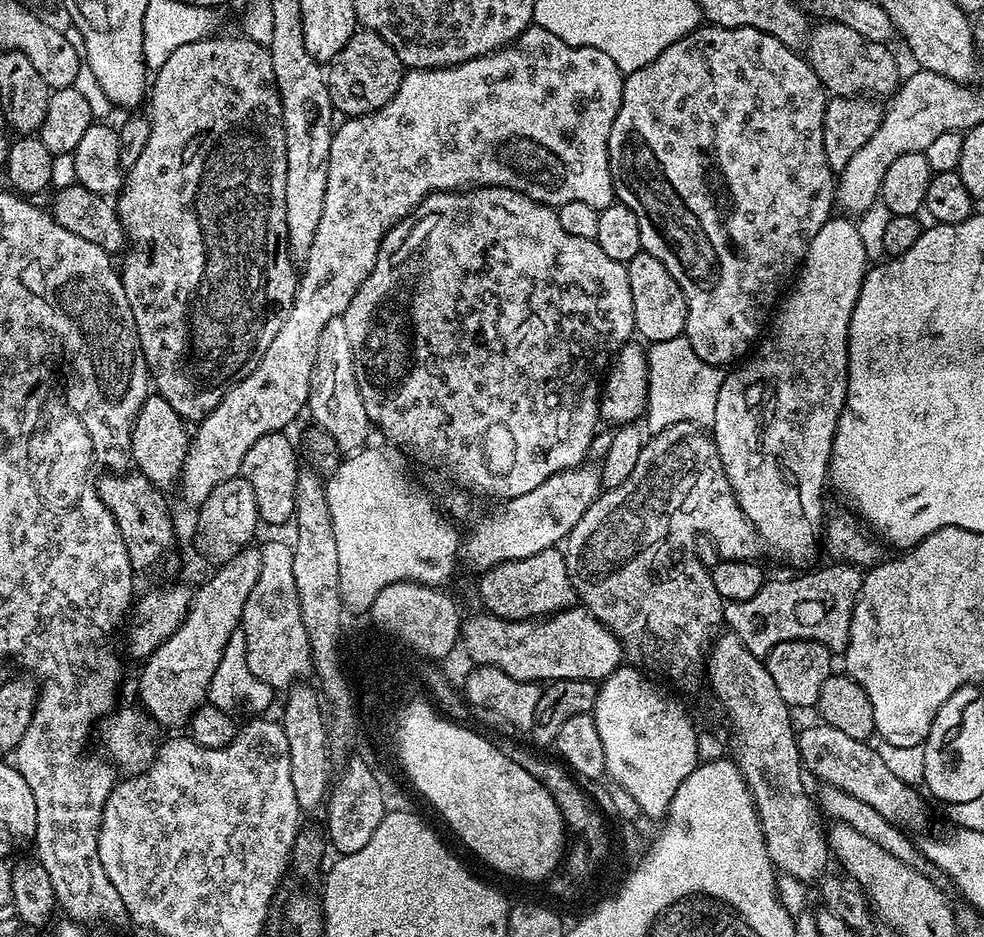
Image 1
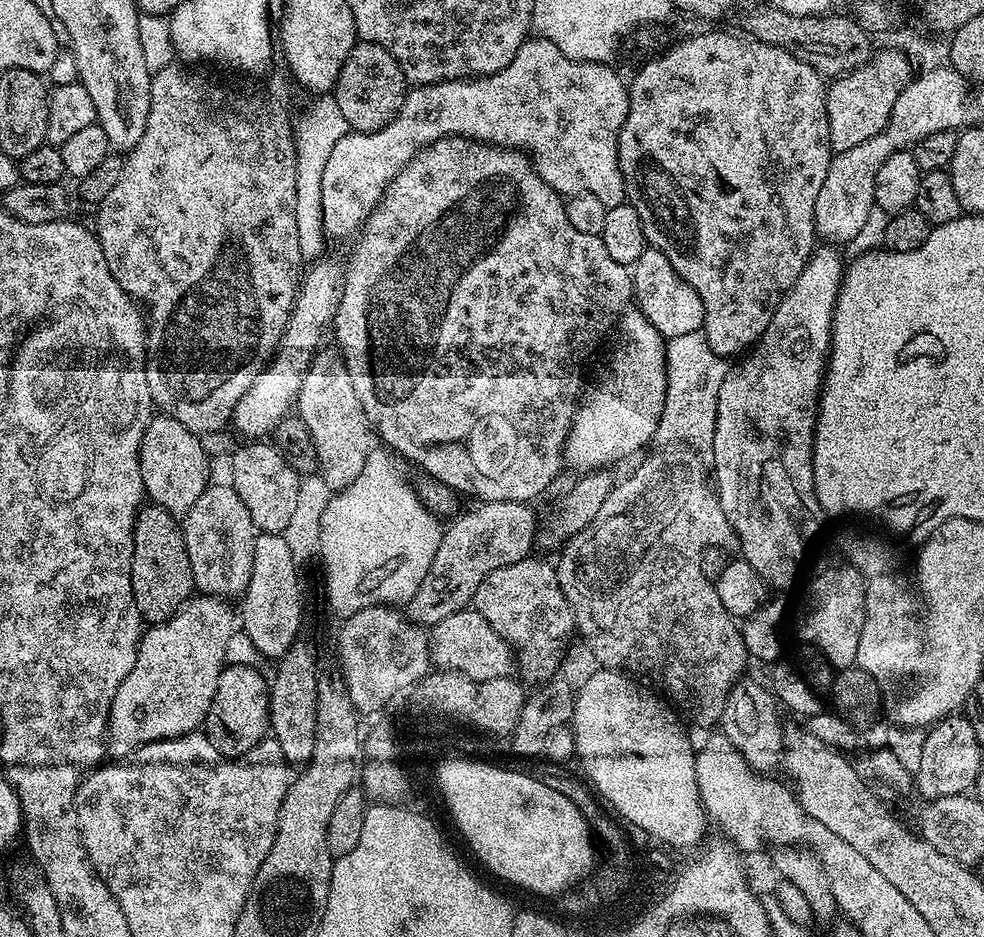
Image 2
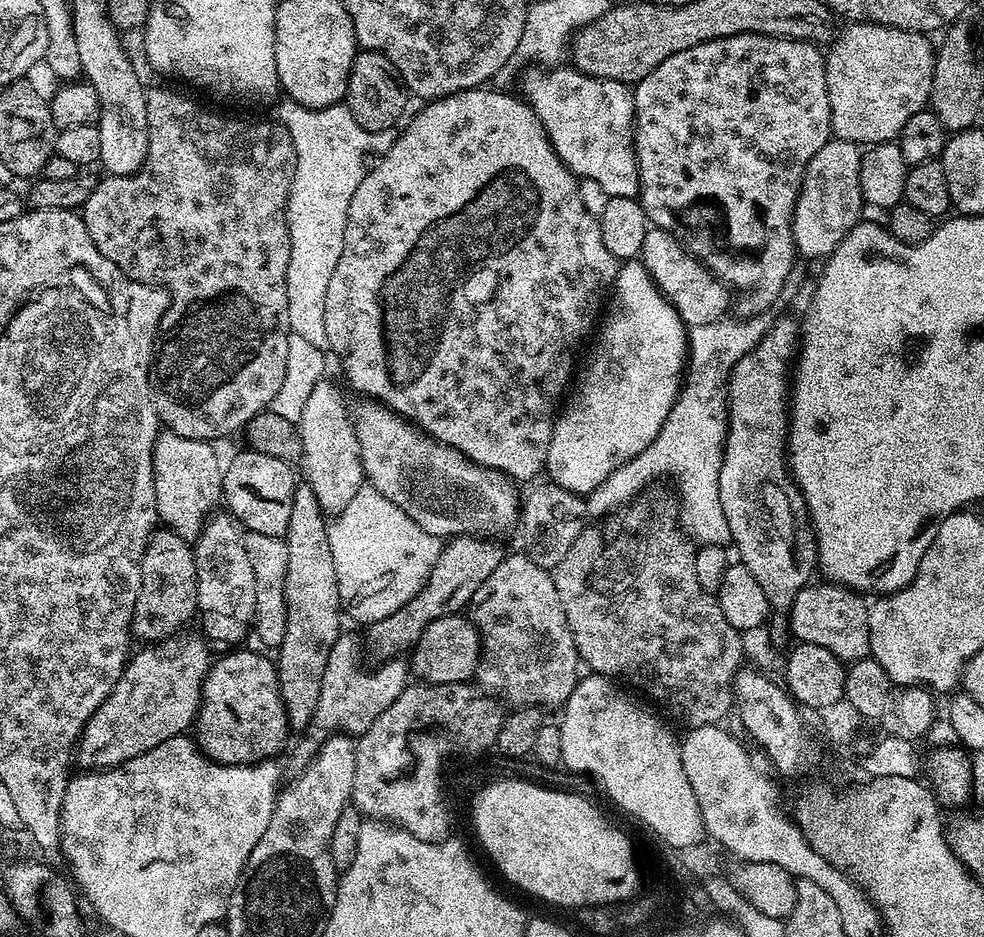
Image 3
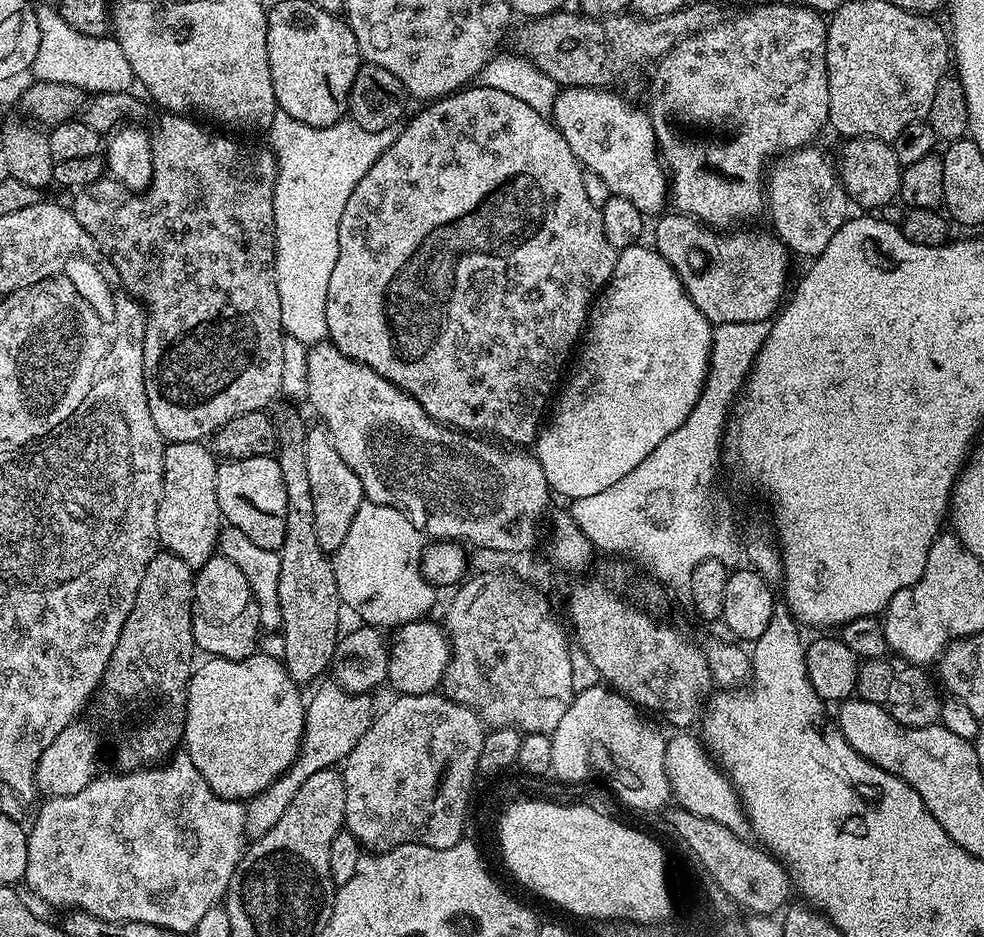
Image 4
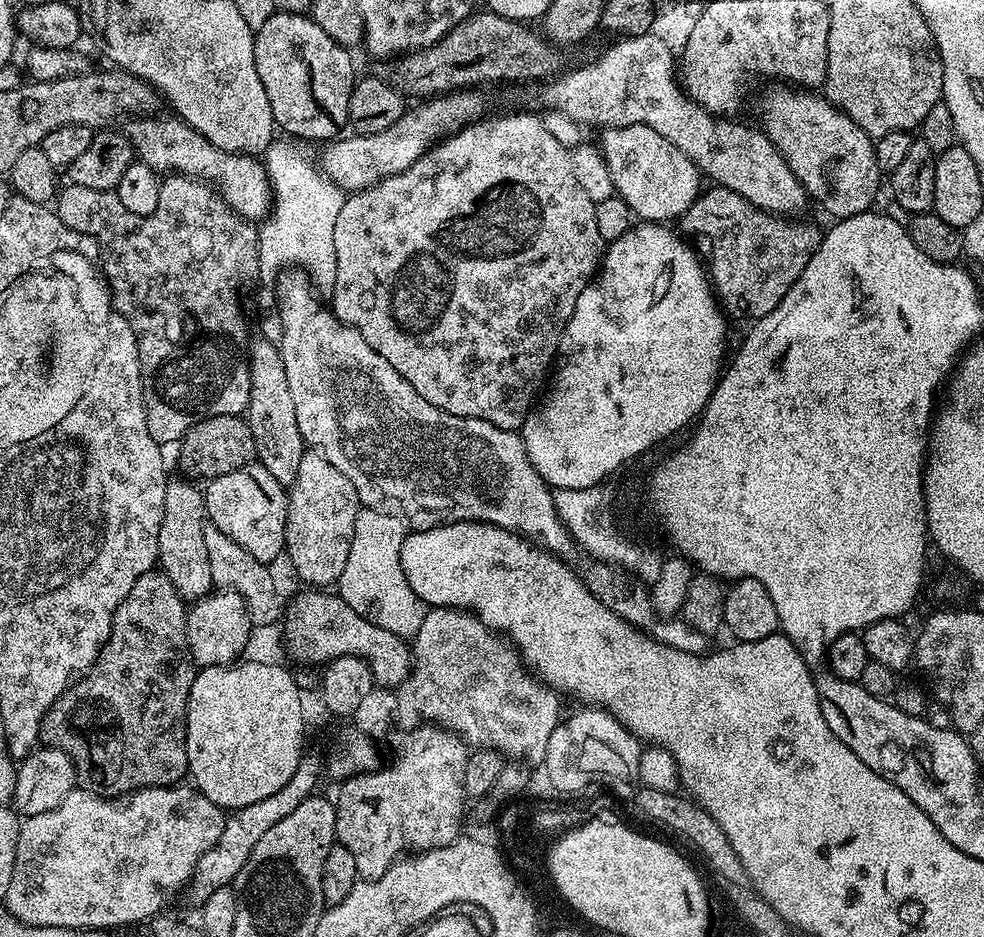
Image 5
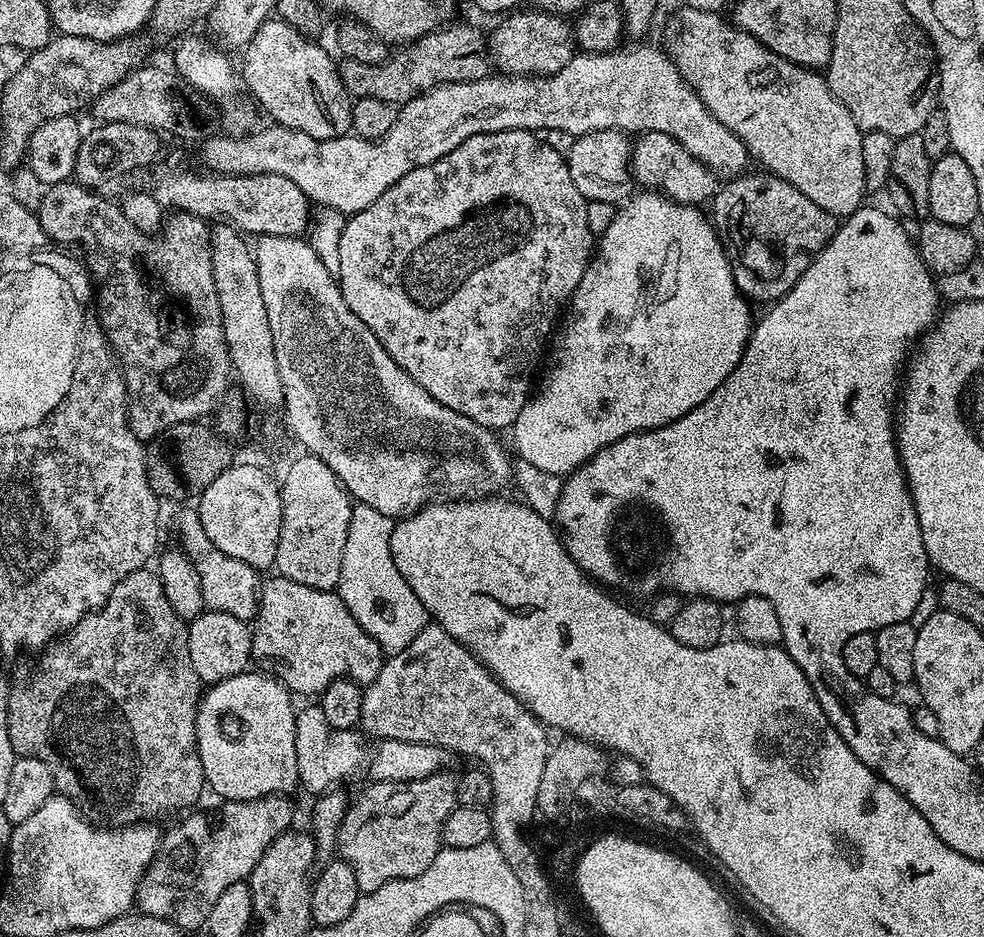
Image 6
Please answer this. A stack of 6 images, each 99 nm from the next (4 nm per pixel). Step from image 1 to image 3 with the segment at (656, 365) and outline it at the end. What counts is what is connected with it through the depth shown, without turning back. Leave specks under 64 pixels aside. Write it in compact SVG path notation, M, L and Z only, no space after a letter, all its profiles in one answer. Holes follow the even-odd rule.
M771 311L762 312L758 316L747 318L721 318L714 322L706 322L706 326L688 328L688 359L686 371L680 385L680 393L670 410L666 414L666 422L662 422L662 430L658 430L658 438L642 450L630 462L626 462L606 482L594 486L592 492L587 493L584 501L584 511L589 517L604 518L613 511L615 500L623 501L639 495L645 488L655 485L659 476L669 476L673 480L674 491L680 506L679 521L681 528L688 534L689 540L697 545L728 546L732 544L730 526L726 523L726 514L722 514L722 502L718 498L718 474L722 470L722 454L724 453L724 439L728 433L728 376L740 359L762 339L770 330L774 319Z

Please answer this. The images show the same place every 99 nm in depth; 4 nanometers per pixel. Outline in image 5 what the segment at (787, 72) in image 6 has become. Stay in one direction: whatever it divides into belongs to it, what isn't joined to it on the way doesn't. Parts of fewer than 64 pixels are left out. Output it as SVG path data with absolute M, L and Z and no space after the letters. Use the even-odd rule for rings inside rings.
M778 86L760 100L760 112L764 115L763 132L770 142L783 154L790 170L798 178L805 192L816 200L836 220L845 220L854 214L862 214L873 207L880 192L882 173L876 157L873 137L866 134L851 118L835 108L823 95L812 90L797 90L792 86Z

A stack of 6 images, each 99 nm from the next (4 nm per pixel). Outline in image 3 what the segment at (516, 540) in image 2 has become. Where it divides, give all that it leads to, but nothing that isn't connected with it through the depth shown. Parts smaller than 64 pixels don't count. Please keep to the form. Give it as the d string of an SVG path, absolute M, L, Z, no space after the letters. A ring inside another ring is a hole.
M453 536L441 547L438 554L438 562L434 562L434 570L430 570L430 578L424 589L402 610L394 610L390 618L382 618L378 622L367 625L365 636L362 636L366 645L366 652L373 656L373 661L383 662L399 657L400 652L407 653L415 649L417 642L422 638L426 626L432 620L437 620L443 616L454 616L463 613L469 607L474 598L474 590L498 570L498 566L503 562L506 552L499 548L497 541L483 536Z

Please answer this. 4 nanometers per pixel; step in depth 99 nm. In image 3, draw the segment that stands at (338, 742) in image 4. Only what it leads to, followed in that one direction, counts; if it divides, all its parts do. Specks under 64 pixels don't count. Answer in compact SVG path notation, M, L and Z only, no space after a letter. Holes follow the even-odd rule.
M341 634L330 650L330 659L326 661L326 674L322 674L322 694L318 694L318 708L314 710L314 718L309 722L306 734L296 744L292 757L288 760L288 768L292 774L300 773L316 756L316 751L329 736L343 734L353 738L363 736L376 719L402 694L402 690L410 683L410 668L403 659L393 658L375 665L373 672L367 672L360 661L362 644L348 634Z

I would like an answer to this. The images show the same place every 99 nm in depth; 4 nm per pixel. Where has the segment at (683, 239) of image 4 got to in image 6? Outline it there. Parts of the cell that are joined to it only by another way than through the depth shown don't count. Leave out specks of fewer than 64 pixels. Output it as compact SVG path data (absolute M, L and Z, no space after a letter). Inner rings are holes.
M763 170L748 175L741 174L717 187L710 201L710 219L728 256L738 290L752 302L775 302L811 268L812 257L831 242L838 220L810 202L790 182Z

